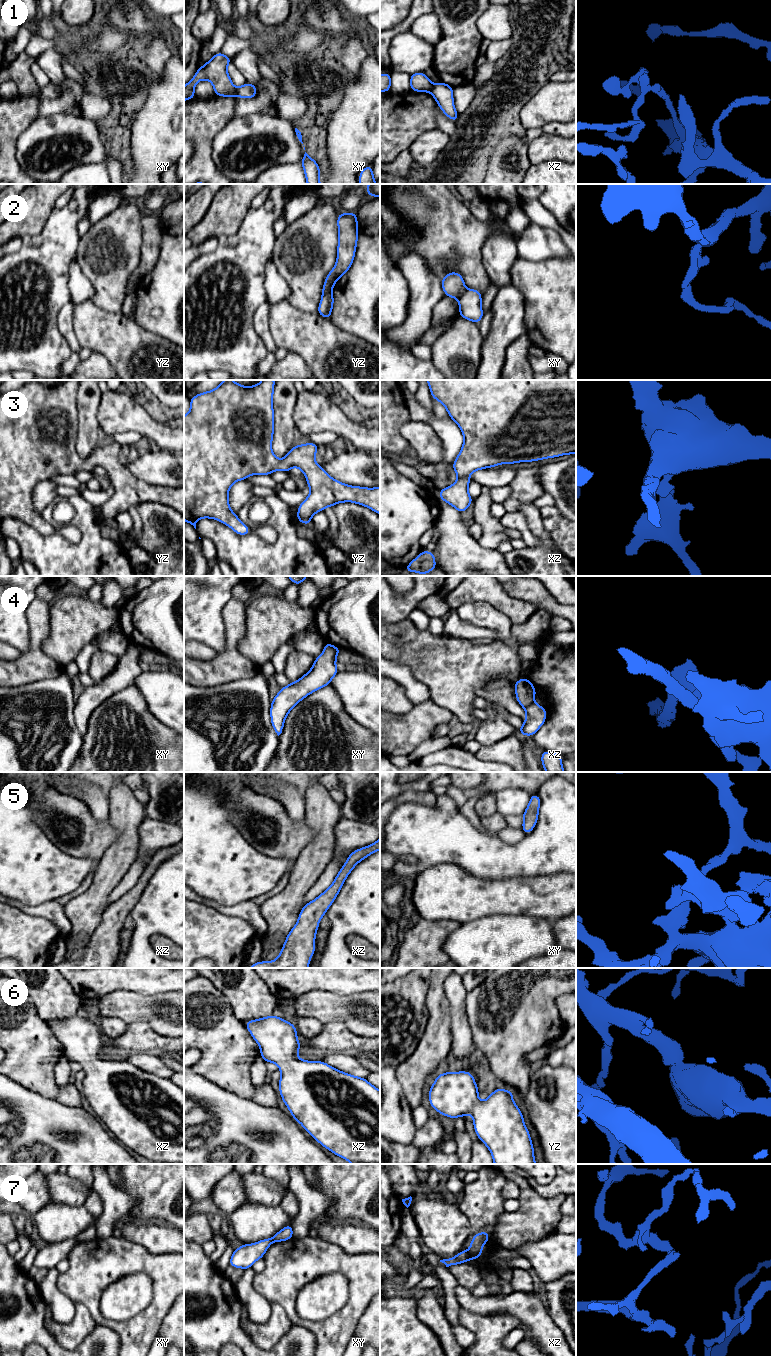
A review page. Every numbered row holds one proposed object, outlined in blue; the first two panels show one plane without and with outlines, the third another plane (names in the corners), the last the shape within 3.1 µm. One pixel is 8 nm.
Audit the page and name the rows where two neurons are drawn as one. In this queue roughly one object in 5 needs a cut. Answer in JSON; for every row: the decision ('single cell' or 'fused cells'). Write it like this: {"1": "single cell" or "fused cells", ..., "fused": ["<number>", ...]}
{"1": "fused cells", "2": "fused cells", "3": "single cell", "4": "fused cells", "5": "single cell", "6": "single cell", "7": "fused cells", "fused": ["1", "2", "4", "7"]}

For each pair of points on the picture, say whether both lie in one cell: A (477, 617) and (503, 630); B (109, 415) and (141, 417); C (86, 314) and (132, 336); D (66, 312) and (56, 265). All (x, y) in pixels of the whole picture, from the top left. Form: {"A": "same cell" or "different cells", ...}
{"A": "same cell", "B": "same cell", "C": "same cell", "D": "different cells"}

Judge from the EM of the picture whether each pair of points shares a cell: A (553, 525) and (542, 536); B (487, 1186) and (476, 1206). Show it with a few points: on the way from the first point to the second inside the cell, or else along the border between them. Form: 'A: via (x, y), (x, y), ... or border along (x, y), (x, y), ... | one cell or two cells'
A: border along (538, 509), (542, 524), (554, 541) | two cells
B: via (486, 1191), (481, 1201) | one cell

